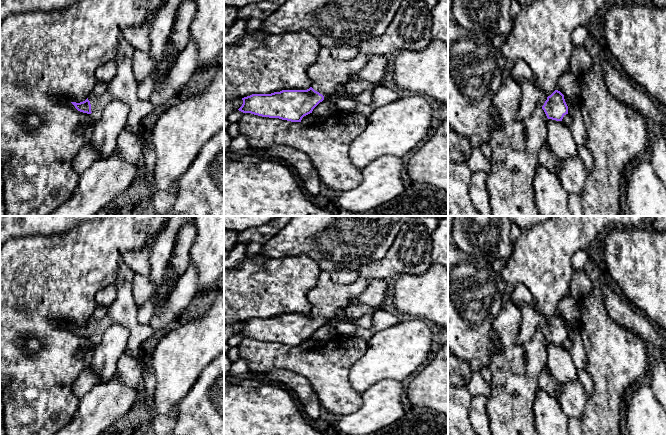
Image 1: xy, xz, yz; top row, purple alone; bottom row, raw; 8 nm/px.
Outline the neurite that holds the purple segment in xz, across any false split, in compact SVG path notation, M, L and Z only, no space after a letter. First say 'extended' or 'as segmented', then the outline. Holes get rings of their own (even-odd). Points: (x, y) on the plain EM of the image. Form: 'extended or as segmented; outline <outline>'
extended; outline M321 271L317 285L307 294L312 305L309 313L252 318L242 322L243 328L238 334L262 341L301 346L337 309L347 307L360 295L370 280L359 276L353 283L338 284L329 273Z

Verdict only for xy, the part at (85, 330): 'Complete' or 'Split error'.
Split error

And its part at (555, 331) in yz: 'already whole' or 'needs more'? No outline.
needs more

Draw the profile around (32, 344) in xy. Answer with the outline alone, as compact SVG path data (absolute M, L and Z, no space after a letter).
M29 338L25 342L25 345L31 351L37 351L37 350L39 350L41 348L41 343L35 338Z

